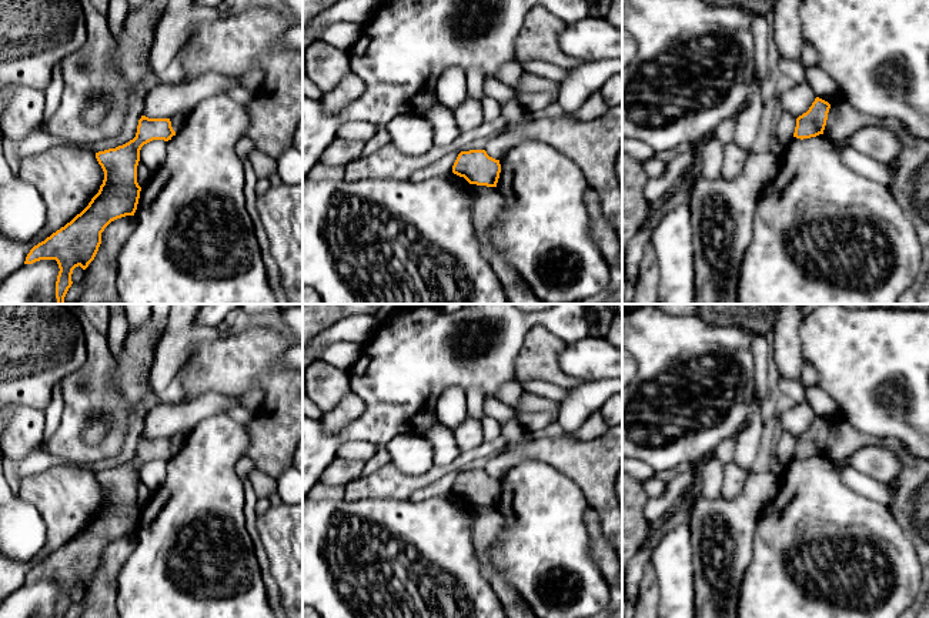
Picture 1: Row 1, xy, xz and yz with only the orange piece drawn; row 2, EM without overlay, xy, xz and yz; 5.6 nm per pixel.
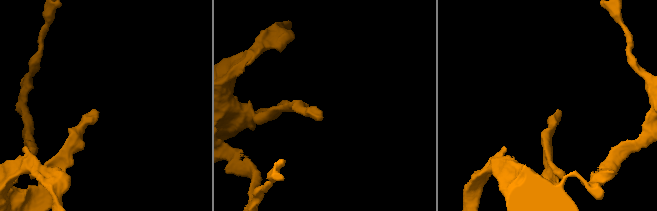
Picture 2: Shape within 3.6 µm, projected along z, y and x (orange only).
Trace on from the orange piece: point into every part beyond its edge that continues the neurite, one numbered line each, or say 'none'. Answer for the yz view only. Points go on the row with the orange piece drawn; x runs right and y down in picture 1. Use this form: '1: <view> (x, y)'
none

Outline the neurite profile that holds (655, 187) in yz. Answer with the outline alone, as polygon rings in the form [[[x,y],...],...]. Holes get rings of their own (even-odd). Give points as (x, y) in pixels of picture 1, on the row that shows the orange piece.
[[[714,131],[706,133],[698,141],[695,141],[685,153],[676,156],[672,161],[666,164],[666,170],[658,177],[648,177],[644,196],[649,203],[659,201],[676,183],[676,180],[685,173],[685,170],[692,164],[695,148],[704,141],[711,140]]]

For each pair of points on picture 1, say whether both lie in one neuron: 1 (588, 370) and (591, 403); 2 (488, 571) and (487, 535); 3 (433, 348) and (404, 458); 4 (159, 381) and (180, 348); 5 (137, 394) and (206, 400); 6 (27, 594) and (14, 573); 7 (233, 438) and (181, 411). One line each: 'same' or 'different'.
1: different
2: same
3: different
4: same
5: different
6: different
7: different

